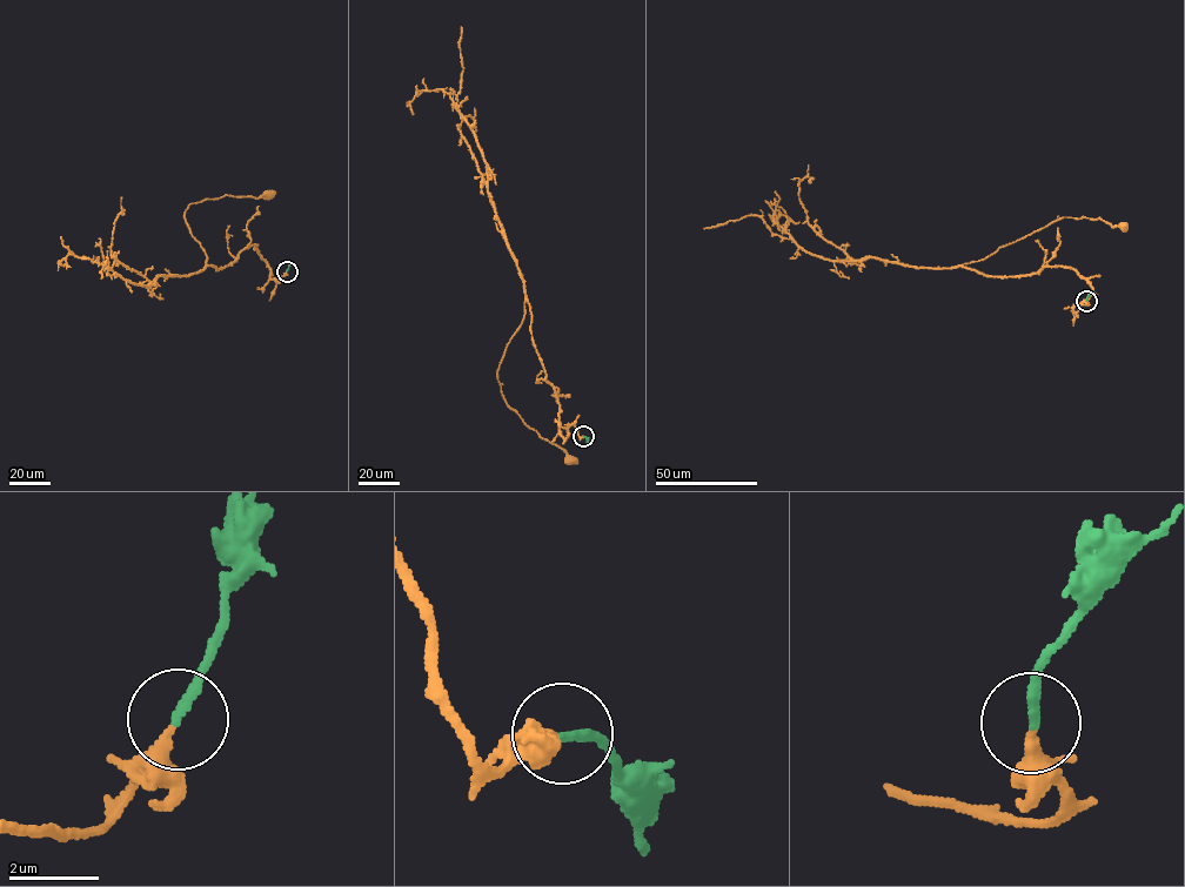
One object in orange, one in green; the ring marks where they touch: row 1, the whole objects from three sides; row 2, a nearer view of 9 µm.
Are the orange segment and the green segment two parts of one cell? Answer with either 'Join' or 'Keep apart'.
Join

